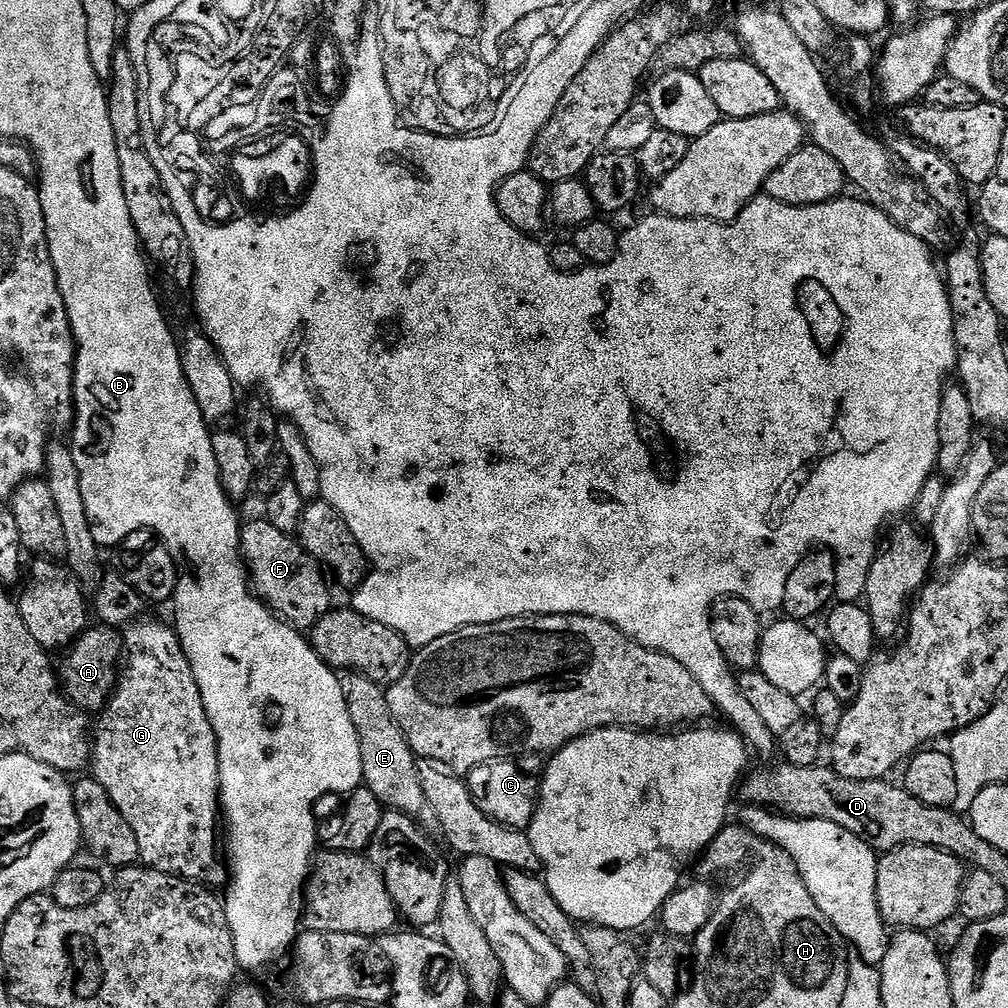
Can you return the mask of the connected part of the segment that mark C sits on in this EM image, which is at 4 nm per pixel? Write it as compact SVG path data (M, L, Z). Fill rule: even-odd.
M536 754L480 764L467 773L468 792L474 798L478 810L482 810L482 814L494 822L507 828L527 830L536 813L536 801L540 799L540 781L545 767L545 761Z

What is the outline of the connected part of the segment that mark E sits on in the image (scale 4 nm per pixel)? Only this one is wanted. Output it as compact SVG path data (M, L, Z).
M341 671L339 677L350 710L350 722L354 722L362 750L363 787L368 788L385 809L406 814L425 833L439 833L440 823L434 818L434 810L430 810L430 802L426 802L426 793L422 790L418 757L390 714L387 691L361 672Z

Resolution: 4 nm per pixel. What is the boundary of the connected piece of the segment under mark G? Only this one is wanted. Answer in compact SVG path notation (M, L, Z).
M141 619L123 633L122 667L116 687L108 703L100 709L91 733L91 779L97 780L110 802L126 818L134 838L138 838L140 860L147 867L181 876L195 884L223 885L230 872L222 859L222 848L216 845L216 827L221 827L222 816L218 803L220 767L216 735L206 718L202 694L190 670L190 662L176 637L175 627L159 624L156 620Z

